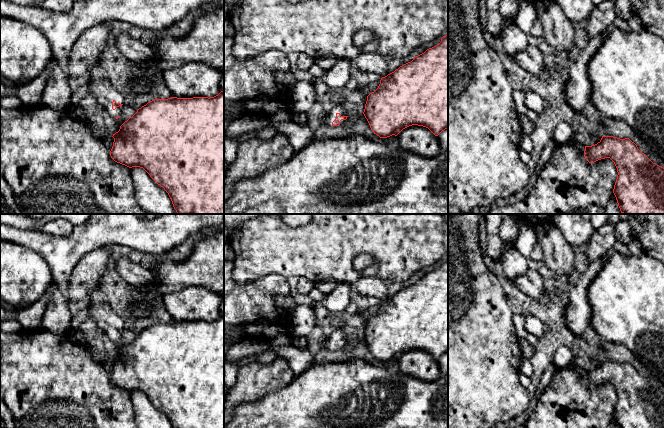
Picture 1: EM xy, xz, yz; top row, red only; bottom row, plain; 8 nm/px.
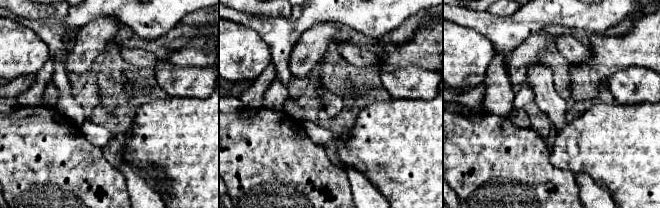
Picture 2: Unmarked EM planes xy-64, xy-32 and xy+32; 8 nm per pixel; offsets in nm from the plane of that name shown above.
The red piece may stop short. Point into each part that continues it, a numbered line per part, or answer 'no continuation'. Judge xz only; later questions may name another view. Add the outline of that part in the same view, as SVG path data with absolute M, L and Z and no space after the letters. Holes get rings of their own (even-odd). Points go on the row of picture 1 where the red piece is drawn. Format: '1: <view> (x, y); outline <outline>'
1: xz (329, 117); outline M341 106L333 108L330 112L325 113L323 124L332 126L332 122L336 119L336 114L339 113L341 116L347 116L345 110Z

